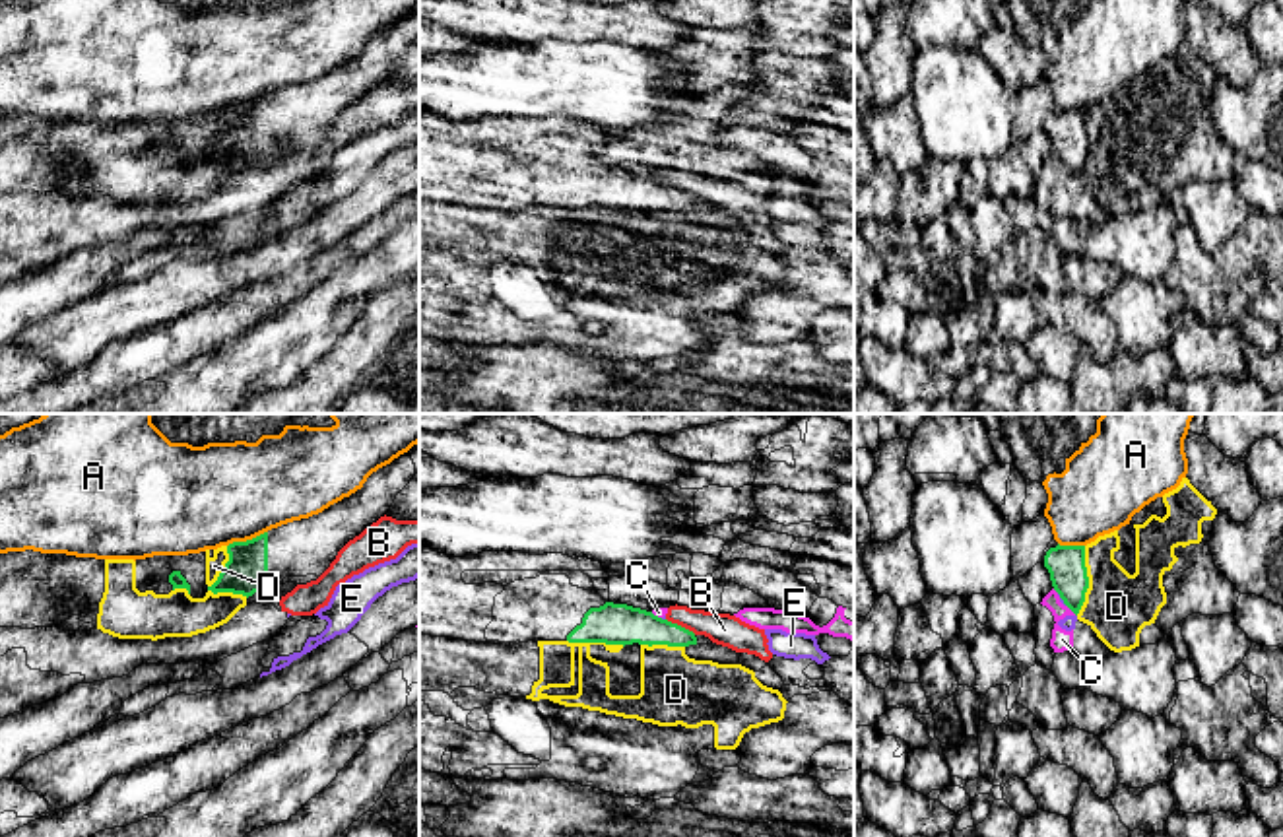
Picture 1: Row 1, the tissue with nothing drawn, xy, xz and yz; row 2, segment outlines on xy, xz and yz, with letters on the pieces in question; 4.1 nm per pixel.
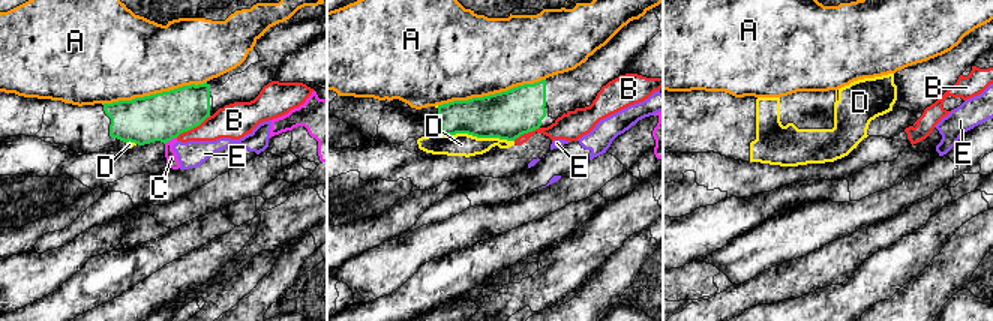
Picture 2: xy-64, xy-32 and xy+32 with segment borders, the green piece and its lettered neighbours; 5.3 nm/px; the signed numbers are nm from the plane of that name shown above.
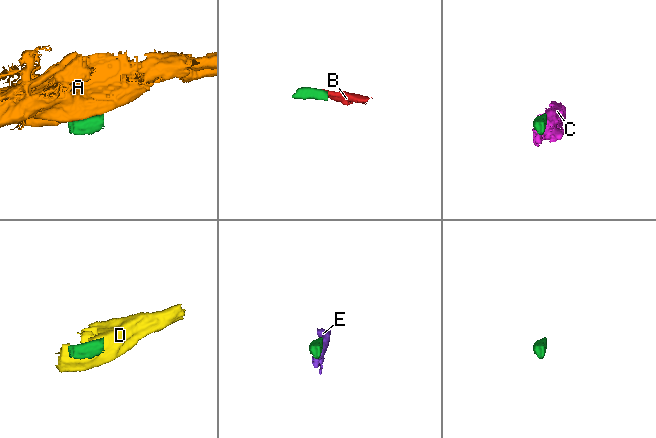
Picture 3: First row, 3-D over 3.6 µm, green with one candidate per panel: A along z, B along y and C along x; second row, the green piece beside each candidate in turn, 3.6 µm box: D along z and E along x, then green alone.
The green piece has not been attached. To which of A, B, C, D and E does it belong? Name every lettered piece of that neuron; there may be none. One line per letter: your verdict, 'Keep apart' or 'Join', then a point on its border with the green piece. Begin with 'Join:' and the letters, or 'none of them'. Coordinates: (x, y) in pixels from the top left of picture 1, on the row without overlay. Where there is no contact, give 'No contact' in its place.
Join: none of them
A: Keep apart. Touches green at xy (247, 105)
B: Keep apart. Touches green at xz (680, 191)
C: Keep apart. Touches green at yz (1072, 175)
D: Keep apart. Touches green at xy (210, 152)
E: Keep apart. Touches green at yz (1060, 162)

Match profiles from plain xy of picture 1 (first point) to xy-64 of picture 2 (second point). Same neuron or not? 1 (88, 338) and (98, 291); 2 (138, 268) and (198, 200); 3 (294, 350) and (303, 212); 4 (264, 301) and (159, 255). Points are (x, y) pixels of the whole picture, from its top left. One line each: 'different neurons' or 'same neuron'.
1: different neurons
2: different neurons
3: same neuron
4: same neuron

